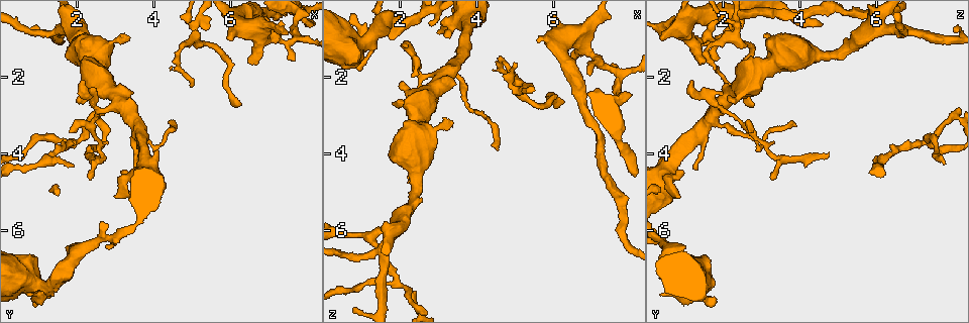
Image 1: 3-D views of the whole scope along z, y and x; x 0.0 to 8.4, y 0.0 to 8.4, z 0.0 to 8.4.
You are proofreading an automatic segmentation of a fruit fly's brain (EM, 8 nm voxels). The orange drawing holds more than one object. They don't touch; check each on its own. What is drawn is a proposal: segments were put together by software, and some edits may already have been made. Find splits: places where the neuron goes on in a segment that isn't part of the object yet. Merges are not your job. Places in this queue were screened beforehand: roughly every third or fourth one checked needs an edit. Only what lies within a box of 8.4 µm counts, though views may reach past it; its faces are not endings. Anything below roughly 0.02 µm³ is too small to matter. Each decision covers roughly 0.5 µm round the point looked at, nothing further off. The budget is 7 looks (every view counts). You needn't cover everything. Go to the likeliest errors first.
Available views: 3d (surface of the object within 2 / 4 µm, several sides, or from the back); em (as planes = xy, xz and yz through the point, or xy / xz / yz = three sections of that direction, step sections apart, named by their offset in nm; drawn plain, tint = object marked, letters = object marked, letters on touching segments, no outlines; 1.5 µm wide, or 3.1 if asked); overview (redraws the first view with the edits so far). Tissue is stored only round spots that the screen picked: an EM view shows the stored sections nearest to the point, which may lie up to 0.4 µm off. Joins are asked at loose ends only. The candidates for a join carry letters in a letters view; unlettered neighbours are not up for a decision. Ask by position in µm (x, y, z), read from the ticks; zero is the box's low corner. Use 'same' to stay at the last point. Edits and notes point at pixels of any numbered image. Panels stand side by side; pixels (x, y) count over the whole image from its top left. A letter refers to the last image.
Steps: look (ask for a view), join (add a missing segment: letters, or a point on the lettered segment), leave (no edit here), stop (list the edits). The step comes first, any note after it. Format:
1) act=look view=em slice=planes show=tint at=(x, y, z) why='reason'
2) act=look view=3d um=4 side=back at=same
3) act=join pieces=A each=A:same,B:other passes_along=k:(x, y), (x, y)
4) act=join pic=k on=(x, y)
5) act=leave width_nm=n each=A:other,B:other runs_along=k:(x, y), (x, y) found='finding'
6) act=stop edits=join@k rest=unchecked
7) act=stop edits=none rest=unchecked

act=look view=3d um=2 at=(1.75, 6.40, 1.05)

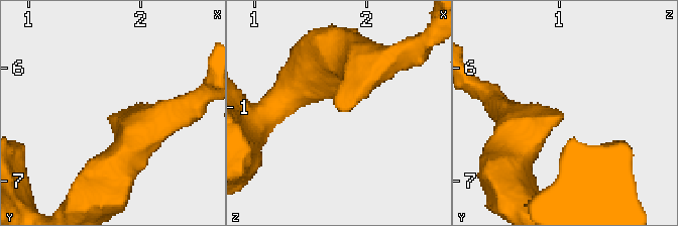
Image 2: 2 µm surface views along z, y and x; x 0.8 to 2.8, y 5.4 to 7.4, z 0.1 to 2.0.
act=look view=em slice=planes show=plain at=(1.74, 6.42, 1.02) why='need the tissue'

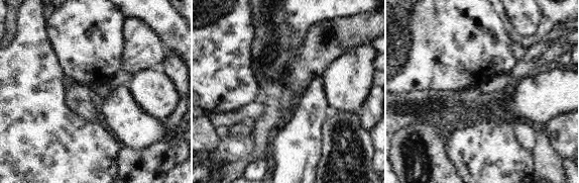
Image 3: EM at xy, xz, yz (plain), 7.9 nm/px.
act=look view=em slice=planes show=letters at=same

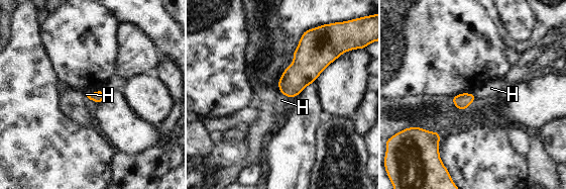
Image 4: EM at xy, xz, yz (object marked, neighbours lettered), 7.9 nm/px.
act=leave each=H:other border=4:(279, 92), (288, 97) found='no lettered segment goes on from it'

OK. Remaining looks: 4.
act=look view=em slice=yz step=4 show=letters at=(6.15, 2.70, 2.80) why='an open end'

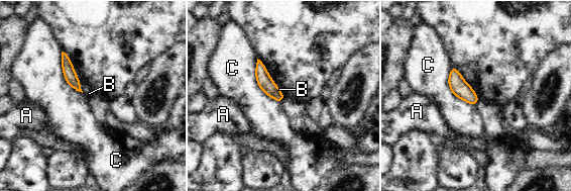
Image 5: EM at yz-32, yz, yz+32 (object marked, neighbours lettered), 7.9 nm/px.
act=look view=em slice=xy step=4 show=letters at=same why='another direction'

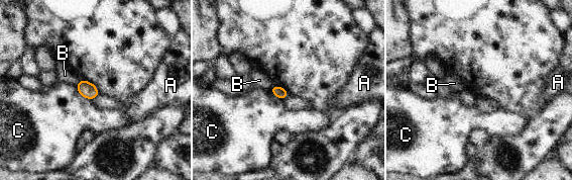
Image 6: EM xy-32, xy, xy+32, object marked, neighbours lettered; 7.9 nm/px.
act=leave width_nm=90 each=A:other,B:other,C:other border=6:(76, 87), (81, 95), (91, 100) found='none of them fits'

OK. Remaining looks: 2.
act=look view=3d um=2 at=(6.50, 1.60, 1.50) why='free end'

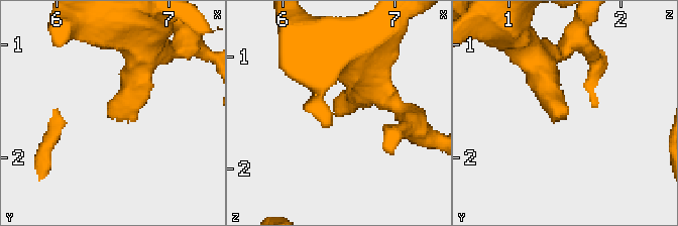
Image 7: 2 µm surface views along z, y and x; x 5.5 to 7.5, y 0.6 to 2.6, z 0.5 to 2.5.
act=look view=em slice=planes show=letters at=(6.56, 1.68, 1.52)

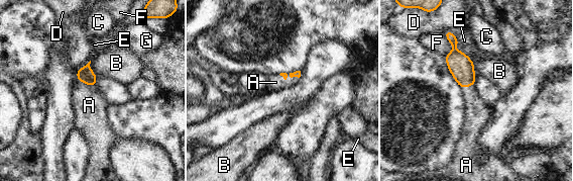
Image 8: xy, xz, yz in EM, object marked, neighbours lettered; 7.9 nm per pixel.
act=join pieces=A each=A:same,B:other,C:other,D:other,E:other,F:other,G:other passes_along=8:(85, 75), (85, 83), (89, 105) found='the neuron continues'

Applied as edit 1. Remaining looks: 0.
act=stop edits=join@8 rest=unchecked

